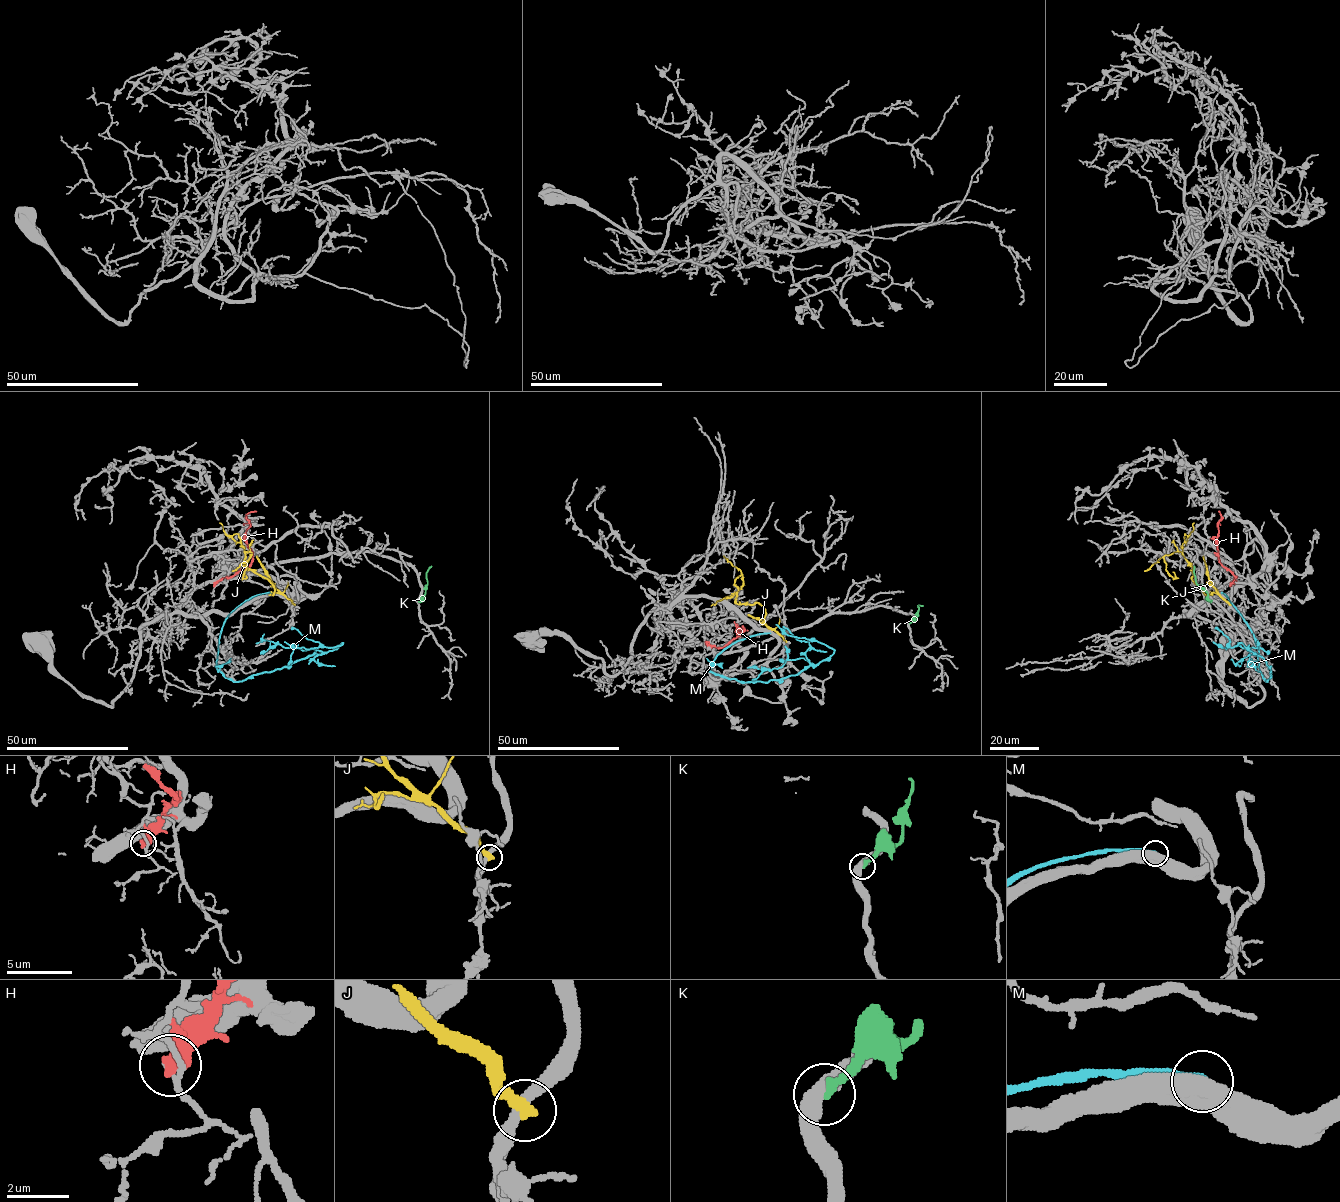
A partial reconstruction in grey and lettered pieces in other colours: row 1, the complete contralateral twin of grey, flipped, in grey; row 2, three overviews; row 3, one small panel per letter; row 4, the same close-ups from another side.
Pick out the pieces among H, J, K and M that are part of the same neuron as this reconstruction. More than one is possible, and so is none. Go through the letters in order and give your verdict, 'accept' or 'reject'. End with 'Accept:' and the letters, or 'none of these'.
H: reject
J: reject
K: reject
M: reject
Accept: none of these

